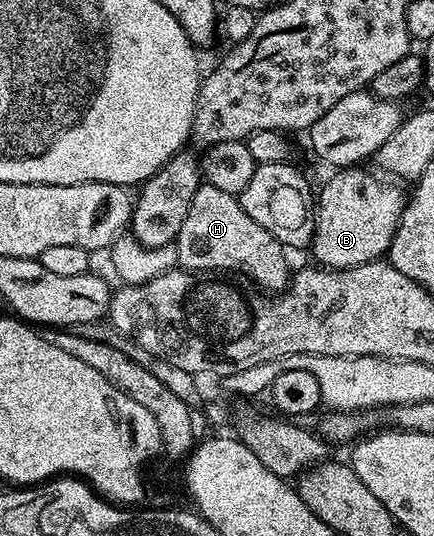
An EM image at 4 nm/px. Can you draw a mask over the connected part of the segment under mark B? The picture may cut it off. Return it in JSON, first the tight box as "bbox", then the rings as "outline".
{"bbox":[312,168,407,270],"outline":[[[342,168],[316,198],[316,217],[312,251],[321,265],[335,270],[349,270],[365,262],[379,261],[389,251],[390,241],[398,231],[407,195],[389,186],[381,177],[373,178],[362,168]]]}

